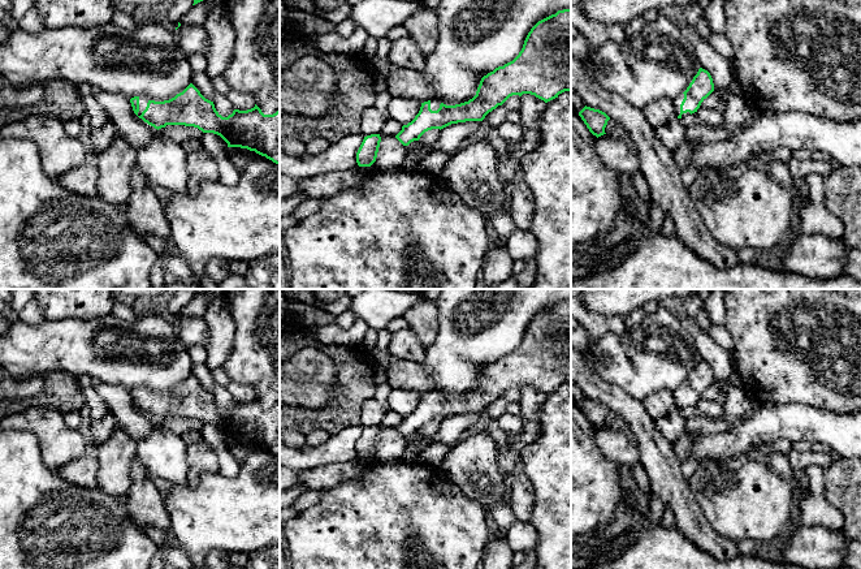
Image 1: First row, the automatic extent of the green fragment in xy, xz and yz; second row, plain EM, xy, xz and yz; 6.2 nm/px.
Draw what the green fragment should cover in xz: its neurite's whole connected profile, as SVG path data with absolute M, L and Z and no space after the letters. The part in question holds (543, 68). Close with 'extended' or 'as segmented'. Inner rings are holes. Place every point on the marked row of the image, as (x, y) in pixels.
M571 9L538 21L519 55L484 76L472 99L455 105L433 99L421 103L419 113L395 138L408 146L428 130L483 121L512 95L531 94L548 103L564 91L571 91Z; extended

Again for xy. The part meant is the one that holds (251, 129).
M192 83L169 100L155 102L140 95L131 98L130 103L134 113L157 130L166 125L194 126L203 133L220 135L228 147L247 148L280 164L280 111L273 115L264 115L255 104L251 109L234 109L232 115L222 117L216 111L213 102L205 99Z; extended

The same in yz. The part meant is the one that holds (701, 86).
M700 68L687 90L672 100L675 107L675 117L689 121L696 116L701 103L713 91L714 83L710 73Z; extended

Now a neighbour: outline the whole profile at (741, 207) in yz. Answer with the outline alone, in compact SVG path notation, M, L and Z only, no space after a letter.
M747 163L701 168L688 193L709 233L727 247L767 251L792 238L789 191Z

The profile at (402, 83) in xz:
M390 62L390 72L385 79L393 99L410 99L424 103L434 96L433 85L420 72L395 66Z

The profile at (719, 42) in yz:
M711 33L709 42L711 47L715 49L715 52L724 56L726 59L734 60L735 57L734 48L724 34Z

